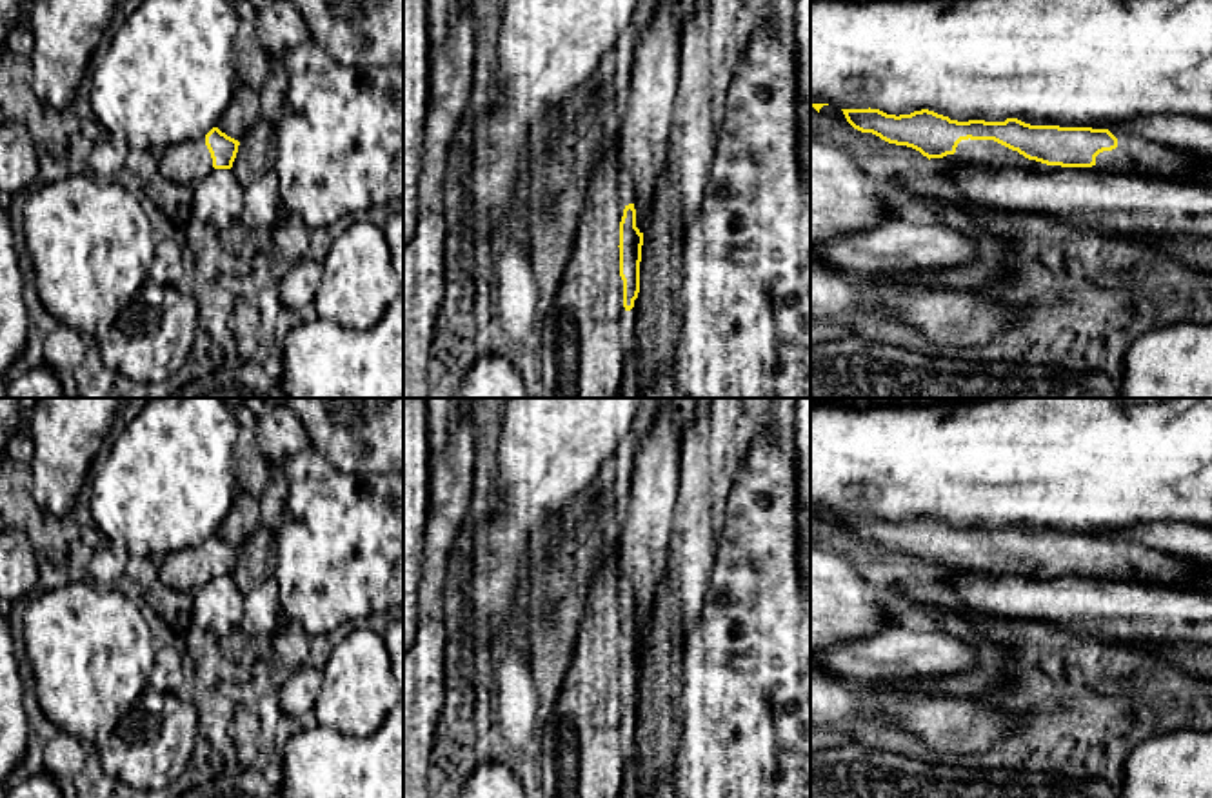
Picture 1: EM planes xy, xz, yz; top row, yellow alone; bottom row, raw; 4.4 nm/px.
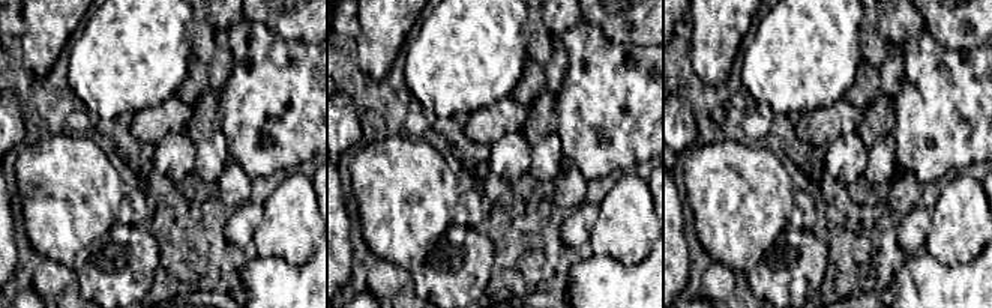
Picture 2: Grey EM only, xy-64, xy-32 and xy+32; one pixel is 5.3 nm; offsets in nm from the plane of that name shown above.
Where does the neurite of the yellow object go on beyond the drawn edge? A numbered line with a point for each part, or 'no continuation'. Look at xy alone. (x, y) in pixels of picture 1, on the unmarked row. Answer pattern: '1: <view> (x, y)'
1: xy (188, 569)

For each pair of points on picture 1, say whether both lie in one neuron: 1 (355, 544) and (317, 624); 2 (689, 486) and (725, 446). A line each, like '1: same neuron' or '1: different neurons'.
1: same neuron
2: different neurons

